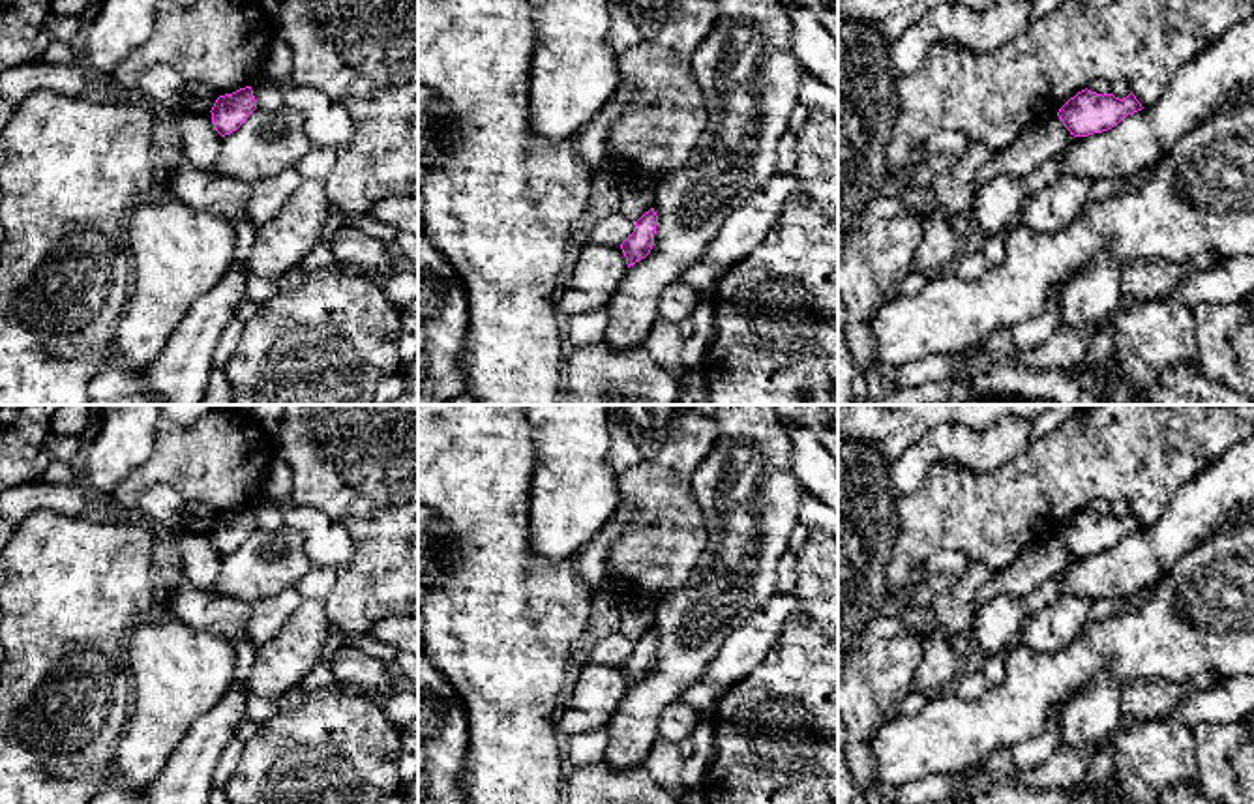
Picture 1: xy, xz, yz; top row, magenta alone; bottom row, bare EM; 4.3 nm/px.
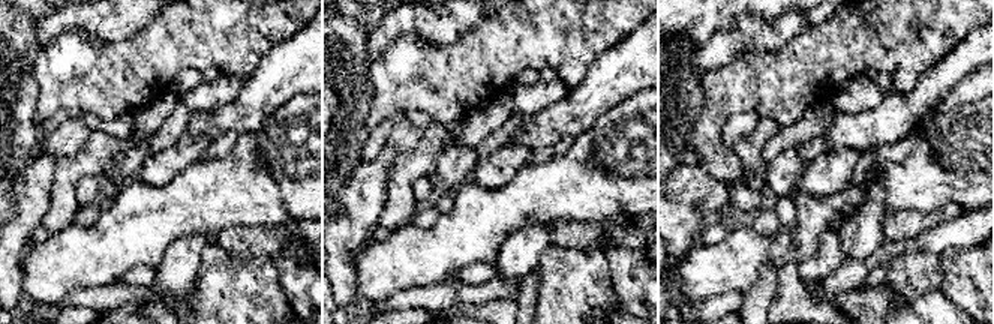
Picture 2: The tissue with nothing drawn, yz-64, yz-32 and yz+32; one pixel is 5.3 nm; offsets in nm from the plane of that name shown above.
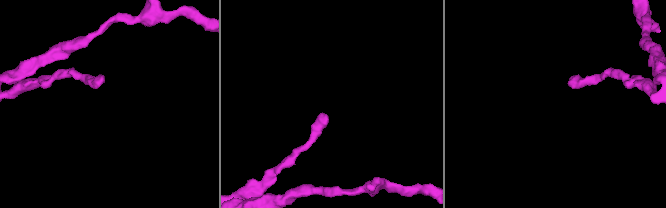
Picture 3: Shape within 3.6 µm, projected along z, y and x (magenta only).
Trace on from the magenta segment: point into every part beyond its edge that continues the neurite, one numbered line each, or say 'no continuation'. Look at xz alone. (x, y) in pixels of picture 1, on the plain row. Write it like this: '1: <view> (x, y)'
no continuation

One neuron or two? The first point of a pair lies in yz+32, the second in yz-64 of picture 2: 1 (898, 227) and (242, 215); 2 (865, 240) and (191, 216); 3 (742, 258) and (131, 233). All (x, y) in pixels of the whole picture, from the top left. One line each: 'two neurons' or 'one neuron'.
1: two neurons
2: two neurons
3: one neuron

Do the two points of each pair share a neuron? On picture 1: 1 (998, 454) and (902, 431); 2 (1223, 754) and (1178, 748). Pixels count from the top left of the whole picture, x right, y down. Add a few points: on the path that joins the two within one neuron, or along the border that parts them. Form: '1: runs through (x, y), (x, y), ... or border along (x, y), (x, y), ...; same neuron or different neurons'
1: border along (938, 424), (891, 465); different neurons
2: border along (1191, 729), (1198, 784); different neurons

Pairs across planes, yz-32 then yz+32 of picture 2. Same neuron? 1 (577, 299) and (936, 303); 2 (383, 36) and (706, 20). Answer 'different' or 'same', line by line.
1: different
2: different

